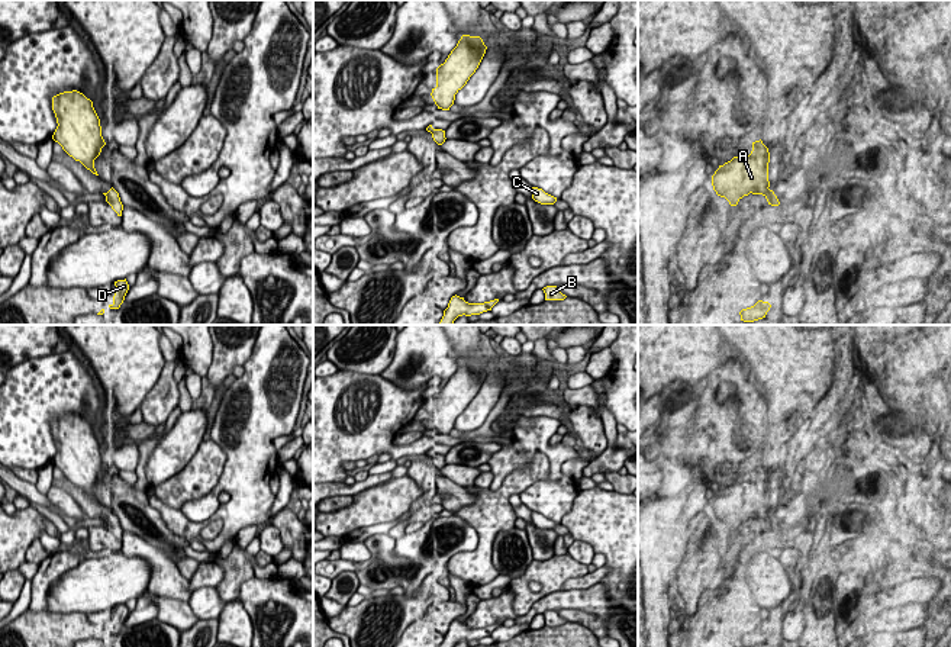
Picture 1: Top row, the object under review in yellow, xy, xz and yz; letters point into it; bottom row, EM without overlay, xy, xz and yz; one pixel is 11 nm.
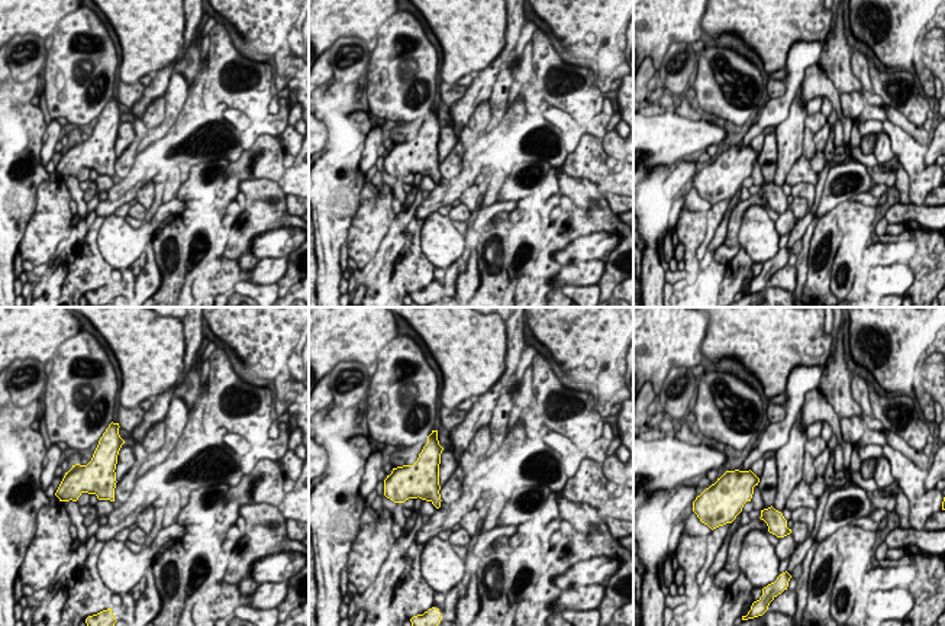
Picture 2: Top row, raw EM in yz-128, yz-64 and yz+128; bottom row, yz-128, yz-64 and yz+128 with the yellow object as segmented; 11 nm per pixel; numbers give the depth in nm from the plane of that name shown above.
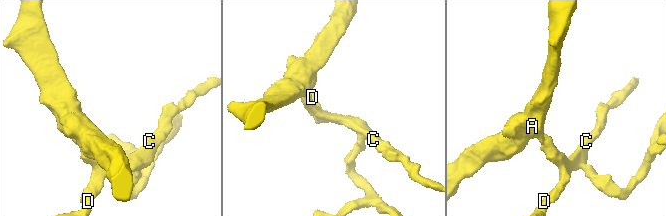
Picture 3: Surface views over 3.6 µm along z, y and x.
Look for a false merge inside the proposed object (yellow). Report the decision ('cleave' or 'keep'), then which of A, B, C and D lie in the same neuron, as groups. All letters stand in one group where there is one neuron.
keep; groups A B C D

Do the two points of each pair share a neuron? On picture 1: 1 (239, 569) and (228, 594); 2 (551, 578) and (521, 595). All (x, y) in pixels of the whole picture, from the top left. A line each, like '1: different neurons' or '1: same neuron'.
1: same neuron
2: same neuron

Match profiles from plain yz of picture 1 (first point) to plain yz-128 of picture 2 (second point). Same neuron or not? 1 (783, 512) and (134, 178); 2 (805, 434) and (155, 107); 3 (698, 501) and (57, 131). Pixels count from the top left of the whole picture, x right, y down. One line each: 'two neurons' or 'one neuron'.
1: two neurons
2: two neurons
3: one neuron

